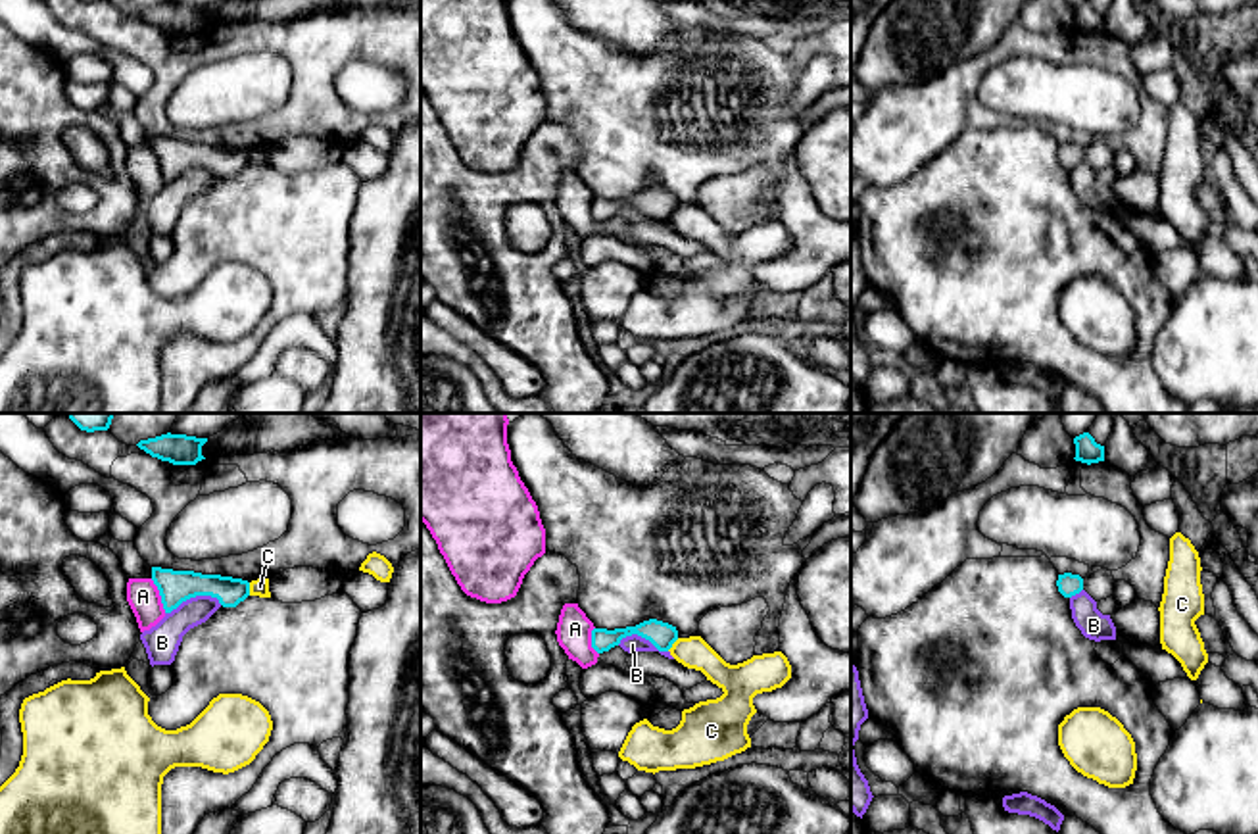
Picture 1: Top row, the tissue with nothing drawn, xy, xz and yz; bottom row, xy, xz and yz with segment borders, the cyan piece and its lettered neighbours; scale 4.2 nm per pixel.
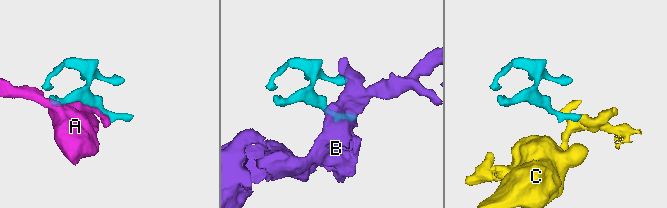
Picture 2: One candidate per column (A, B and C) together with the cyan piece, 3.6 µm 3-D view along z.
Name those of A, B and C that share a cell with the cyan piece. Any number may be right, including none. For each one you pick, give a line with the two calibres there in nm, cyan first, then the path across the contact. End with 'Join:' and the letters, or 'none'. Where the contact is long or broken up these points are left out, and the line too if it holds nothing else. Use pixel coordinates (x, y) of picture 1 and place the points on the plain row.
Join: none

